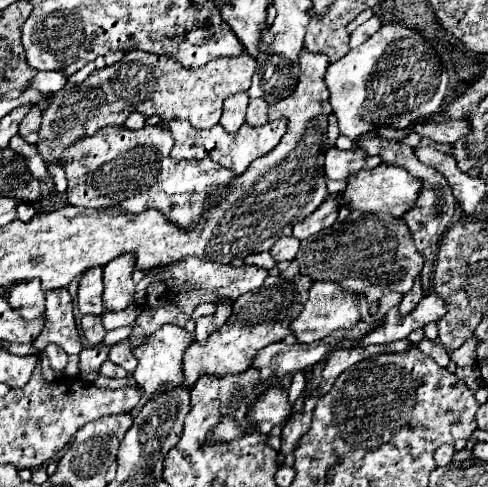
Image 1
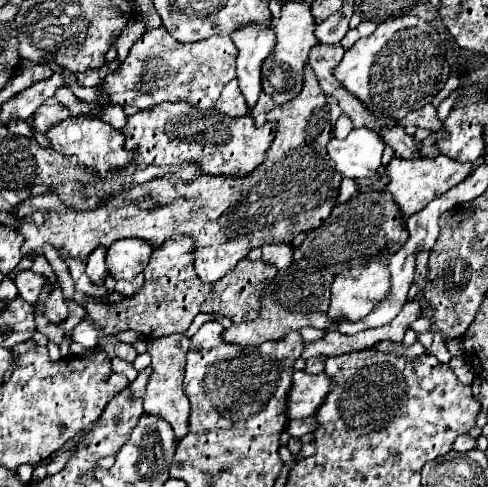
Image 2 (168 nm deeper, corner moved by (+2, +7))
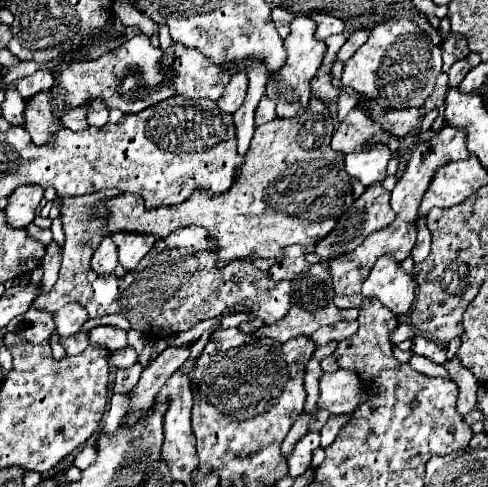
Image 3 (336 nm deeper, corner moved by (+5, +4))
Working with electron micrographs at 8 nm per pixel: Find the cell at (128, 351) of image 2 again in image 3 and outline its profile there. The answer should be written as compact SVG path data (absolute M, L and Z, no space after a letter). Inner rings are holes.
M127 346L127 348L119 350L119 352L113 352L113 354L111 354L111 362L113 362L117 368L129 368L131 364L137 362L137 352L135 352L131 346Z

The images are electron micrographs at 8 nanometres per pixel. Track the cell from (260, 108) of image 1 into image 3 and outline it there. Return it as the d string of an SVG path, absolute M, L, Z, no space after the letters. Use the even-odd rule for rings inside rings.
M263 96L261 102L259 102L259 106L257 106L255 124L261 126L261 124L267 124L267 122L271 122L271 120L275 120L275 118L277 118L277 116L275 116L275 102L269 100L267 96Z

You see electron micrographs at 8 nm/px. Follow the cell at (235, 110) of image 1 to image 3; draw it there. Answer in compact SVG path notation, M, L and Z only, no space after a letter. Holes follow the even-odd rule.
M239 72L239 74L233 74L227 88L223 90L221 98L217 100L219 108L227 114L233 114L245 100L245 92L247 92L247 74L245 72Z

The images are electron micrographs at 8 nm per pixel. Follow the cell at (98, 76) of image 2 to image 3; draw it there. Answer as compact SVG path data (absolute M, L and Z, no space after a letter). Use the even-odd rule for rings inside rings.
M139 34L131 40L127 40L121 48L117 48L117 52L109 52L109 54L103 54L97 62L71 62L69 66L61 66L59 72L55 72L55 86L51 88L51 94L53 94L53 102L59 104L59 102L67 102L71 106L81 106L81 104L87 104L87 102L93 102L93 100L103 100L107 104L107 108L117 108L121 112L141 112L143 108L151 106L151 104L157 104L169 96L173 96L173 84L171 78L165 78L167 76L167 68L161 66L161 56L163 56L163 50L157 48L157 46L151 46L149 38Z

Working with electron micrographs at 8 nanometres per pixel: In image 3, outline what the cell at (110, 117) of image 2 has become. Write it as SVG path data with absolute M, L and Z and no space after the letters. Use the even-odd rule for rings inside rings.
M101 100L91 102L91 108L89 108L89 124L101 128L107 122L107 118L109 118L109 108Z

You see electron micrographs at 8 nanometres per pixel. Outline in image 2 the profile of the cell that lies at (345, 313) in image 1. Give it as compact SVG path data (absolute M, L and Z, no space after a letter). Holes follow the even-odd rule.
M370 261L370 265L360 265L360 267L342 271L342 275L336 275L332 281L332 297L330 297L328 317L336 325L342 321L356 323L360 319L364 319L380 299L384 299L388 289L390 289L390 273L388 273L388 267L380 261Z

